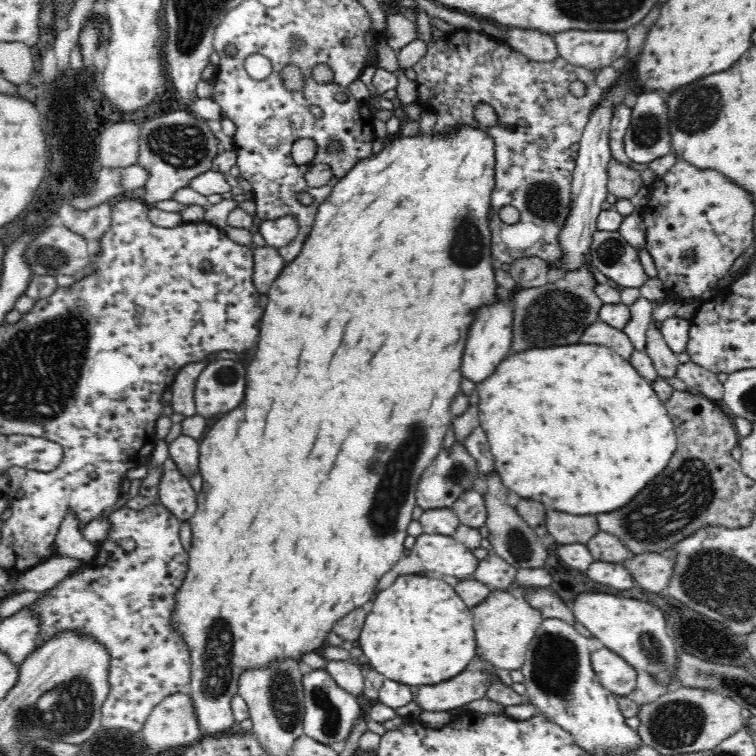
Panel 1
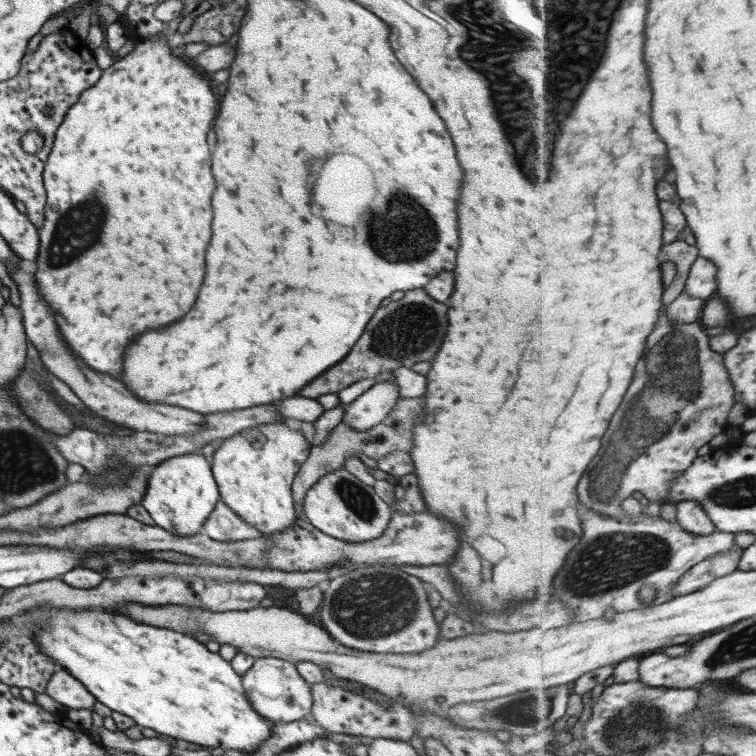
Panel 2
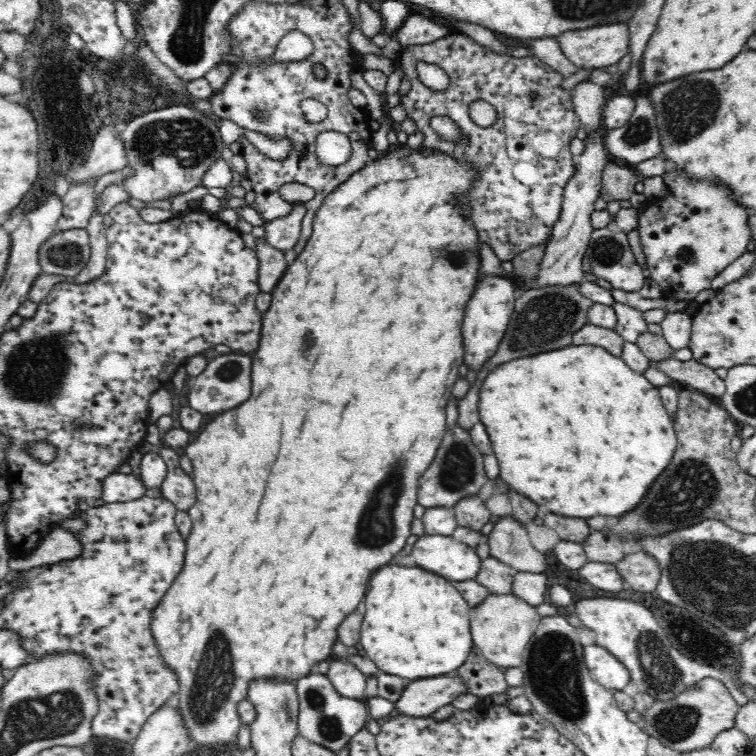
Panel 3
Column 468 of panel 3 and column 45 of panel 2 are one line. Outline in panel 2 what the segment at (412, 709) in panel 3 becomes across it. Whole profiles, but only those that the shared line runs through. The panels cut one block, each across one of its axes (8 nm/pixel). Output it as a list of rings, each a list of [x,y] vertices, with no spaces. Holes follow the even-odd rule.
[[[54,672],[45,685],[44,693],[50,696],[62,707],[91,709],[93,703],[93,695],[89,696],[89,692],[85,692],[83,684],[73,680],[73,676],[69,676],[69,672]]]

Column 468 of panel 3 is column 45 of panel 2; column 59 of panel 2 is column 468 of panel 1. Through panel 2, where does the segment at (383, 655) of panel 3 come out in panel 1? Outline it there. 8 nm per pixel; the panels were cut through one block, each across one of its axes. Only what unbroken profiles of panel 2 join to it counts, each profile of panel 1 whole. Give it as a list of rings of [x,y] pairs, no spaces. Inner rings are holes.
[[[420,574],[400,575],[392,586],[379,592],[371,613],[367,614],[362,633],[358,638],[363,650],[363,659],[368,667],[383,674],[386,679],[405,684],[411,688],[418,686],[434,686],[458,676],[471,666],[470,660],[476,656],[476,636],[472,612],[460,600],[454,586],[446,584],[437,575],[422,576]]]

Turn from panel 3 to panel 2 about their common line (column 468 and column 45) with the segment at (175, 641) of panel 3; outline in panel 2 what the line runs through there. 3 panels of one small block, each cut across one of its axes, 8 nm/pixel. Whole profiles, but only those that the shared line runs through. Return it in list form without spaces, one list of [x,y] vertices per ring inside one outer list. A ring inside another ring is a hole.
[[[163,35],[143,38],[131,36],[130,38],[133,42],[131,50],[102,70],[93,86],[80,92],[76,102],[67,109],[66,117],[55,129],[52,146],[42,172],[46,205],[44,219],[38,229],[39,246],[37,260],[35,260],[37,270],[34,272],[39,294],[55,312],[55,320],[57,320],[55,324],[59,326],[59,332],[67,342],[67,346],[79,358],[83,358],[83,362],[89,368],[111,374],[115,378],[121,374],[121,352],[135,338],[135,334],[147,328],[165,326],[171,320],[181,318],[195,302],[197,290],[203,280],[203,270],[205,270],[203,254],[211,238],[209,196],[215,188],[213,176],[209,172],[209,166],[211,166],[209,148],[205,144],[205,136],[211,130],[215,108],[217,108],[215,96],[211,92],[212,86],[209,86],[211,80],[207,80],[205,74],[191,64],[191,60],[171,54],[170,46]]]

